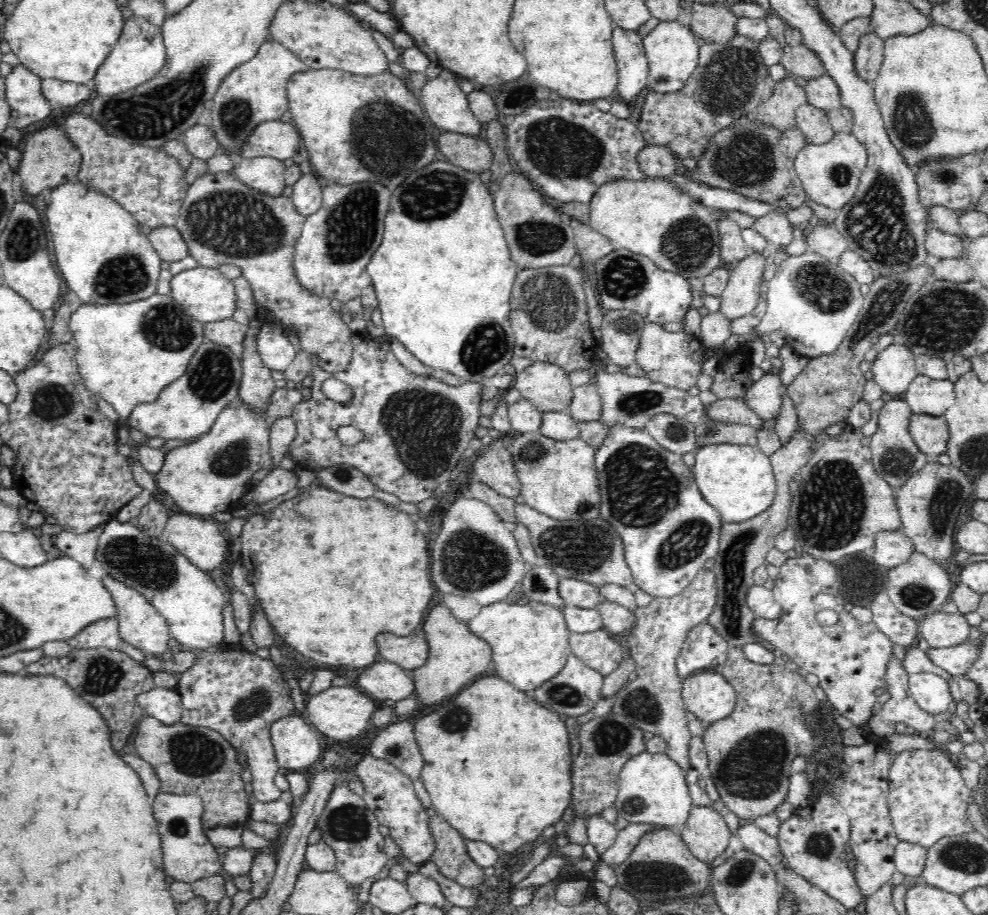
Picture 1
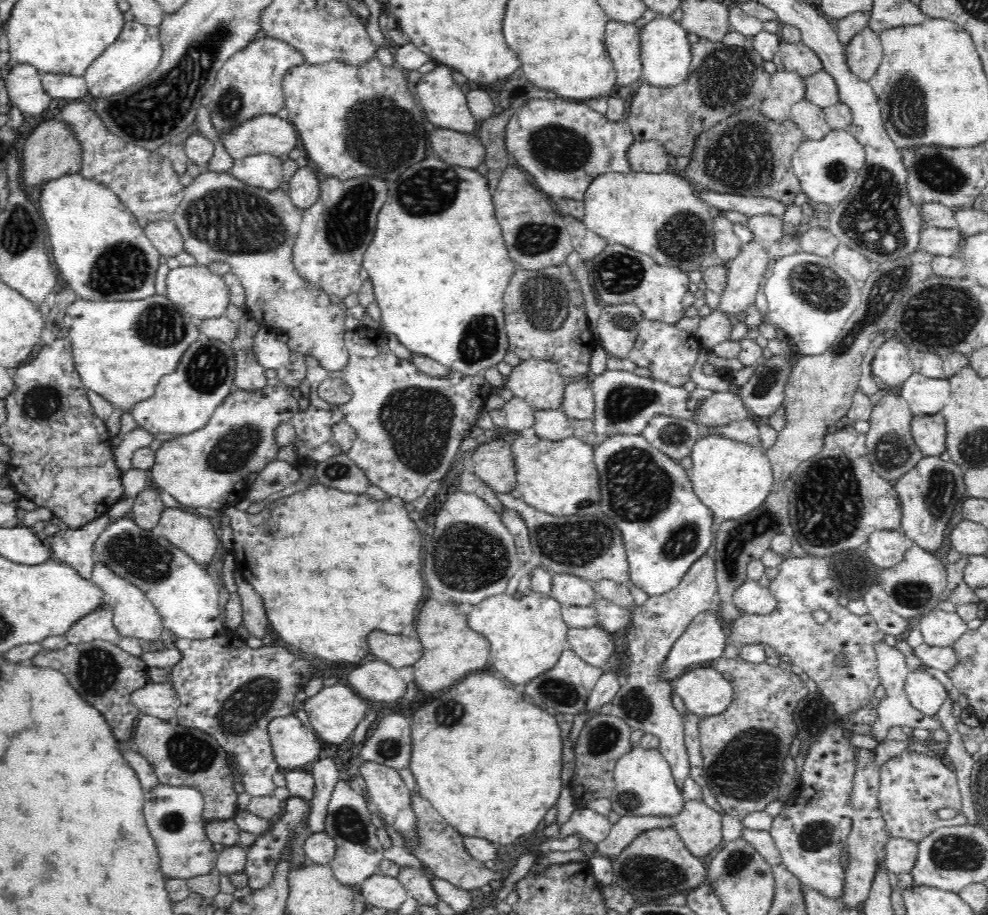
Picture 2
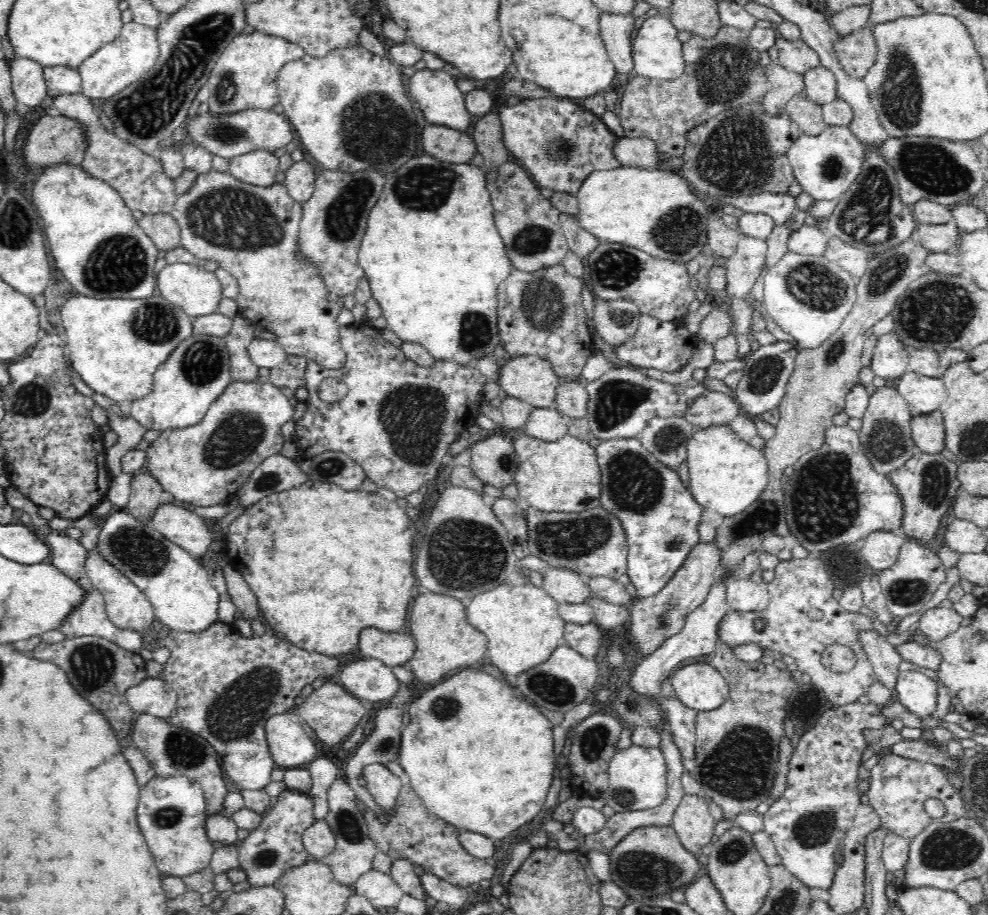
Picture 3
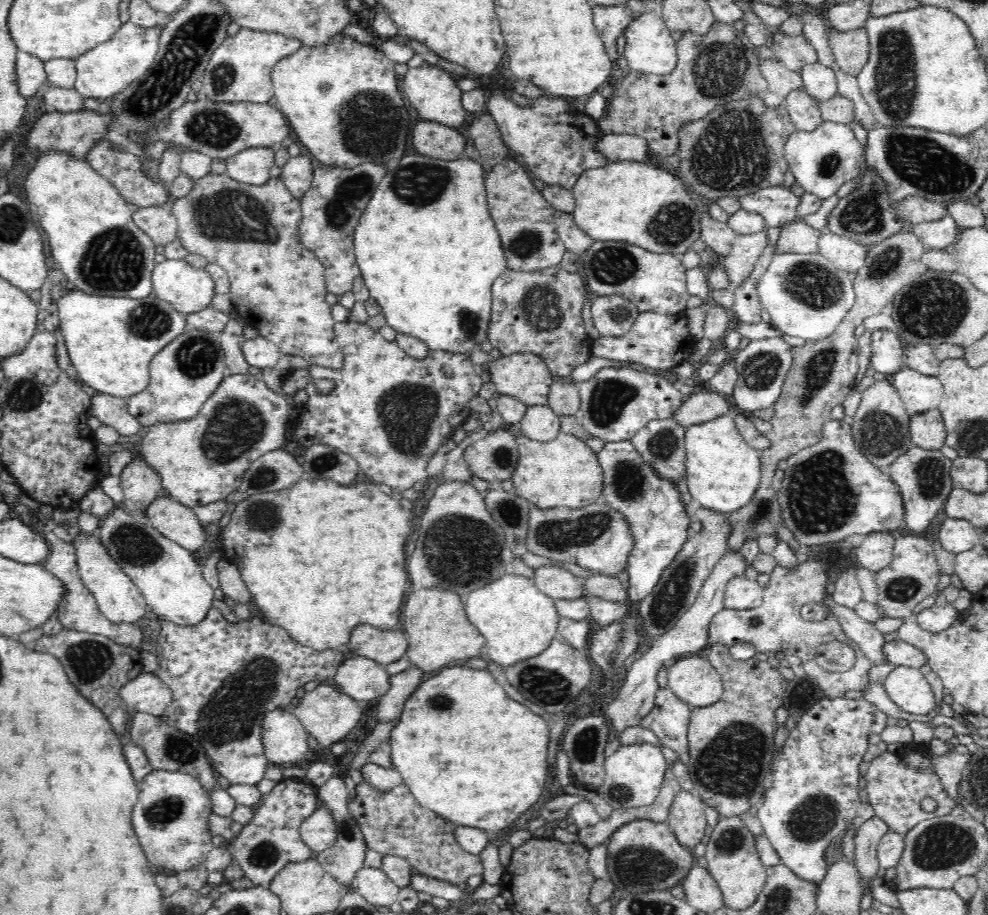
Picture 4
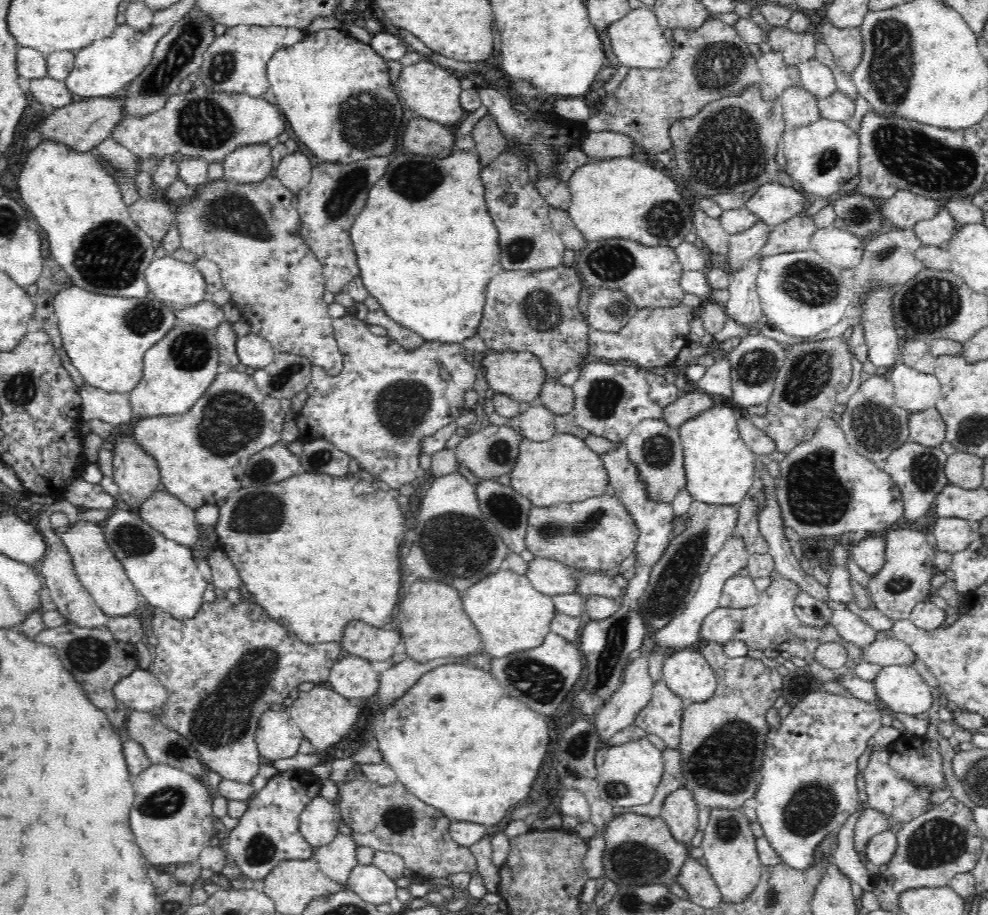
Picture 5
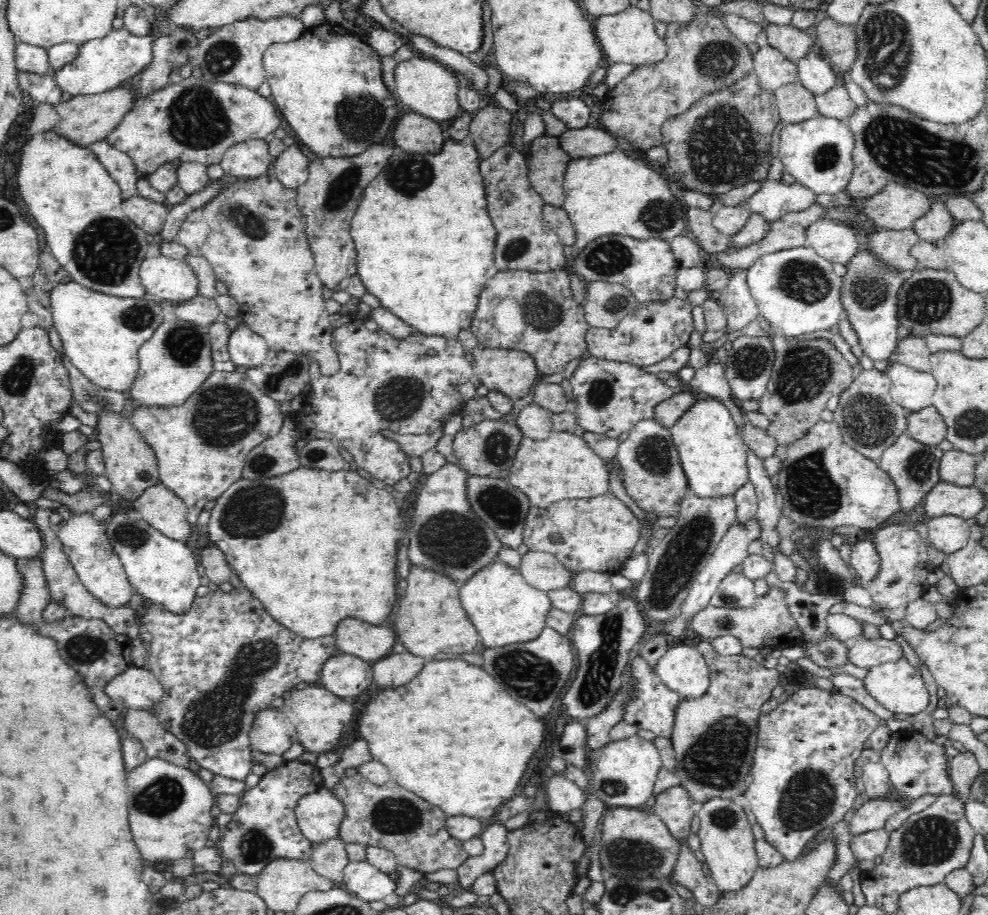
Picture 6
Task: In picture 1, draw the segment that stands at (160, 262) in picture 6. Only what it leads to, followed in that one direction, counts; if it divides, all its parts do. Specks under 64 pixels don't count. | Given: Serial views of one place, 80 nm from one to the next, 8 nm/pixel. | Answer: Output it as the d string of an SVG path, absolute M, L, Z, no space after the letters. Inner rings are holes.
M198 265L172 275L169 295L188 313L188 316L200 323L207 323L232 318L237 308L233 290L232 281L224 277L218 269Z

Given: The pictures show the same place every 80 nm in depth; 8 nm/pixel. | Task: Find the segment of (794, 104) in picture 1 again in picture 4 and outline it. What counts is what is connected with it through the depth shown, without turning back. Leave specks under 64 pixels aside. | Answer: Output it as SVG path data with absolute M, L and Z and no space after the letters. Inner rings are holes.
M774 55L771 58L766 58L766 60L762 60L759 62L760 73L767 80L767 88L762 91L763 102L766 103L771 108L782 108L782 103L784 98L792 91L796 89L803 88L803 81L801 78L801 72L798 71L790 71L784 67L781 63L780 59L777 55Z

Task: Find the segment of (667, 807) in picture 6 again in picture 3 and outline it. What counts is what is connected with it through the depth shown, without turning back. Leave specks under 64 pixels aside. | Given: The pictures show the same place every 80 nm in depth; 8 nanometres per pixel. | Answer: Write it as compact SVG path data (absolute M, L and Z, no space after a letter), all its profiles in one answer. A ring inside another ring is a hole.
M685 794L674 810L671 825L686 850L698 855L714 836L716 820L698 795Z

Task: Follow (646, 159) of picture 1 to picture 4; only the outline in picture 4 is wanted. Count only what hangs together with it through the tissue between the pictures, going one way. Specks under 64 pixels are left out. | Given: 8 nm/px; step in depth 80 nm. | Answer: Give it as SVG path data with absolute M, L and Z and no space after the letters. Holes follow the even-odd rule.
M602 135L595 142L593 149L606 160L614 162L623 160L646 162L646 158L652 158L648 154L645 140L633 135Z

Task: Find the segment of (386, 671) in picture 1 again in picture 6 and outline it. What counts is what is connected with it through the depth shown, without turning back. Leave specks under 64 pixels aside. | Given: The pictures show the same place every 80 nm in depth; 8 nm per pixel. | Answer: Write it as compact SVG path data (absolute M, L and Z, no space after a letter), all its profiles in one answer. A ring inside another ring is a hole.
M338 653L324 662L318 681L326 690L343 698L368 690L373 682L373 673L363 659Z

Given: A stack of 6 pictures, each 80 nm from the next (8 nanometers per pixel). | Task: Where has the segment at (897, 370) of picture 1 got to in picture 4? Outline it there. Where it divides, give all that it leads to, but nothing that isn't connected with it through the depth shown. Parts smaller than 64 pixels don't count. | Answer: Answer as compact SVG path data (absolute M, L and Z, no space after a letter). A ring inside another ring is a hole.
M877 328L870 334L872 356L869 358L871 367L889 377L904 365L904 343L896 331L890 332L886 328Z

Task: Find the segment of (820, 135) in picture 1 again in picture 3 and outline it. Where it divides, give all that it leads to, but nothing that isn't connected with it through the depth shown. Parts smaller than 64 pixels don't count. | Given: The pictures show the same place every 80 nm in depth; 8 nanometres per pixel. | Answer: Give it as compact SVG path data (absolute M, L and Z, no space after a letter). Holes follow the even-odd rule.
M804 91L788 100L785 104L785 115L804 134L820 134L827 125L823 120L821 105L813 102Z

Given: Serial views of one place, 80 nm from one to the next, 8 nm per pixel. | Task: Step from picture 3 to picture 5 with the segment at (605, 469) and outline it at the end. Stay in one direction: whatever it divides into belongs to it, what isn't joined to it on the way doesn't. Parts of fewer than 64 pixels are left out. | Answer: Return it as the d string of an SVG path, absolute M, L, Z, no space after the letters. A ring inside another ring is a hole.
M623 441L619 442L618 448L602 455L602 462L606 467L609 480L609 492L616 495L624 505L626 509L630 511L632 518L636 521L636 525L639 527L639 538L637 541L636 551L636 566L639 568L638 575L632 580L628 581L627 587L624 588L624 599L639 599L642 596L642 592L646 590L646 583L648 576L650 576L650 570L654 566L654 562L662 556L666 544L670 542L670 538L673 535L673 524L675 513L673 511L672 504L661 504L661 502L650 502L645 498L645 492L643 492L643 484L637 480L637 474L635 474L635 468L633 464L629 464L627 458L625 458L625 450L623 447Z

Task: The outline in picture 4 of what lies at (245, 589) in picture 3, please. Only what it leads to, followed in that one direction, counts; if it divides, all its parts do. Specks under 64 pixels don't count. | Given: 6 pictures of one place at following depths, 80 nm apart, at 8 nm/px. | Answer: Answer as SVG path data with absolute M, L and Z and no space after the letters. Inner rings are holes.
M223 557L216 562L218 572L218 584L220 590L229 598L229 603L247 604L251 595L248 591L238 568L227 558Z

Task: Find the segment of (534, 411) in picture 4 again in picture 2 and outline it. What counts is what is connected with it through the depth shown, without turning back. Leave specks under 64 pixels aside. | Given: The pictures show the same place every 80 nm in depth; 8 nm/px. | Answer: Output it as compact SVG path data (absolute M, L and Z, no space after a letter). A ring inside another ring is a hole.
M537 409L534 413L531 430L536 436L551 441L557 441L573 434L573 426L569 423L563 411L558 409Z

